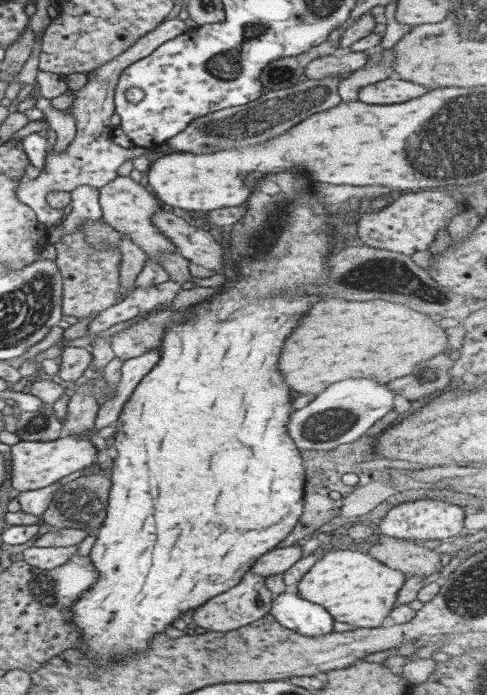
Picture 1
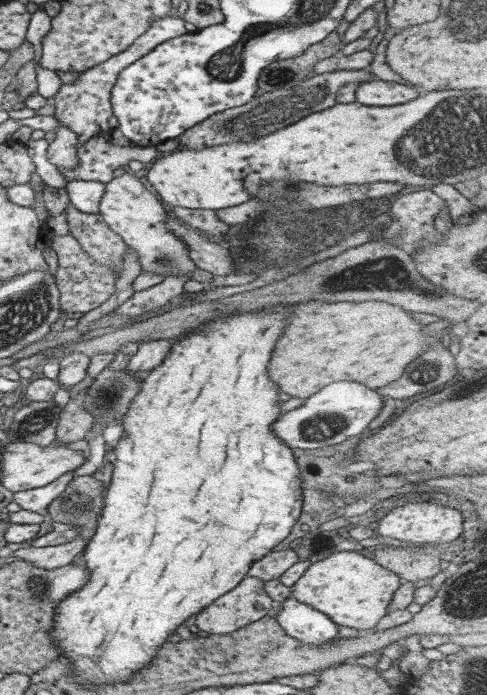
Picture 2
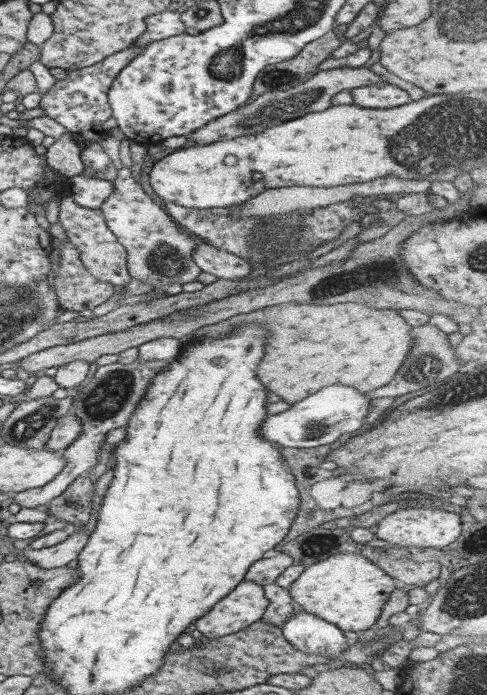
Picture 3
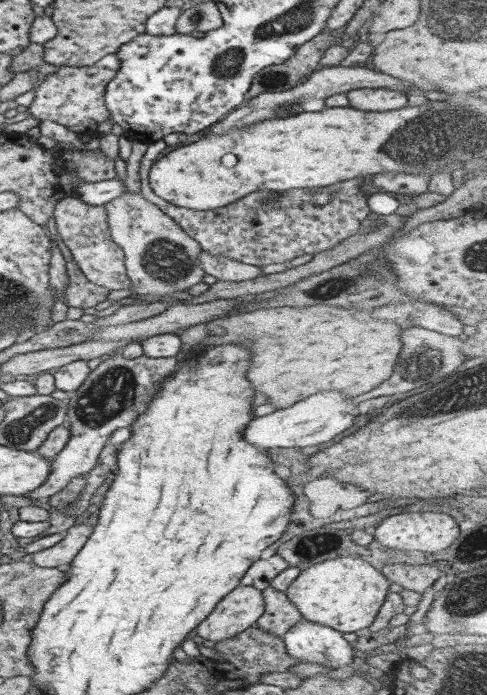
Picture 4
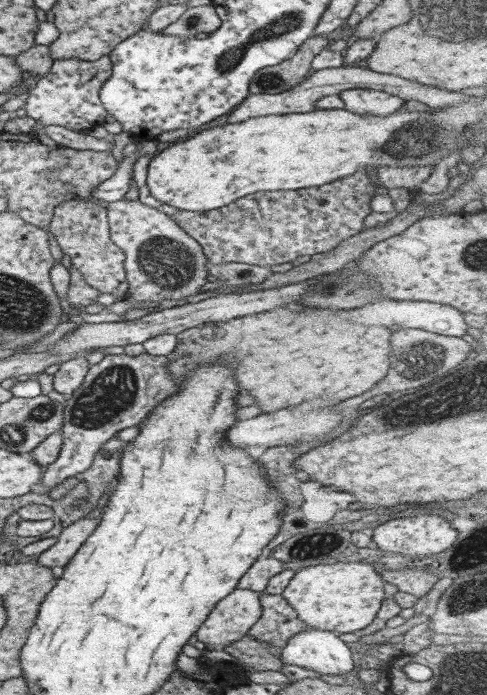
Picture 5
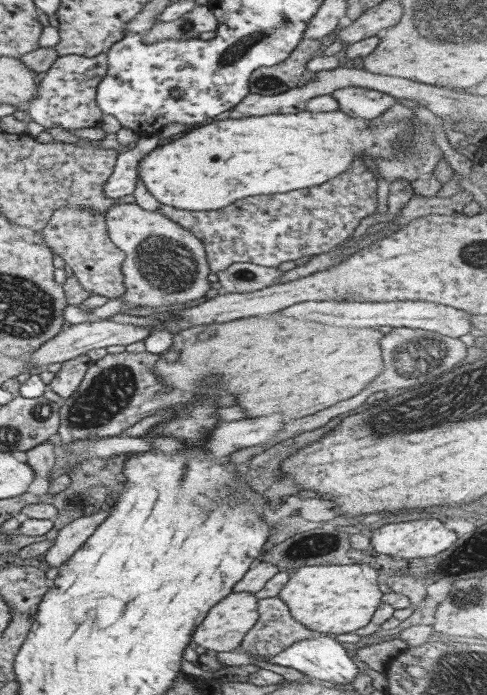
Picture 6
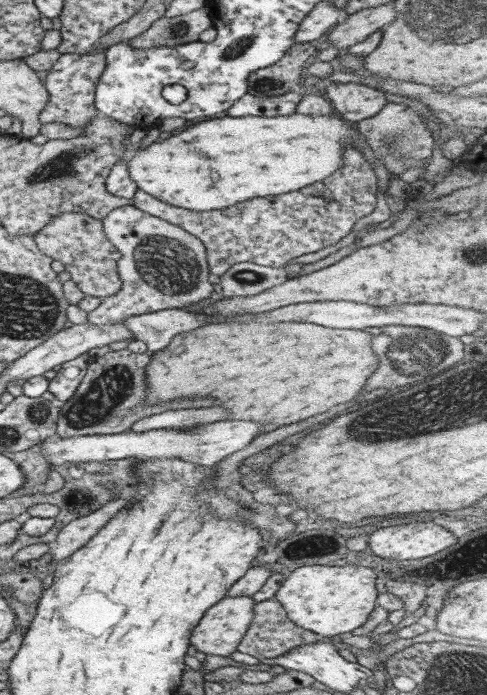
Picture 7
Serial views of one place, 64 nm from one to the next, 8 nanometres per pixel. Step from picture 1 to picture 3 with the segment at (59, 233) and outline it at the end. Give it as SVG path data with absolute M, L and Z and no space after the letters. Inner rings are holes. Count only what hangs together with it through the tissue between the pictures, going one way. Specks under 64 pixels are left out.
M84 175L69 177L66 185L70 188L70 192L68 192L67 196L72 198L78 206L90 208L90 210L100 208L104 200L108 199L108 196L114 191L114 184L112 181L102 180L100 178L86 178Z

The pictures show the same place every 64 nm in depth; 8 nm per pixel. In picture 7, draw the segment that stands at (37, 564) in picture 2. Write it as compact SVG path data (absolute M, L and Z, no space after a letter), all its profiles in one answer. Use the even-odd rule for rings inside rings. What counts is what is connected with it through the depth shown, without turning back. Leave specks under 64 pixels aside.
M113 499L102 504L95 511L88 514L83 513L81 517L66 523L56 535L56 541L49 549L52 560L59 563L60 560L67 559L74 551L86 545L128 501L130 500Z

